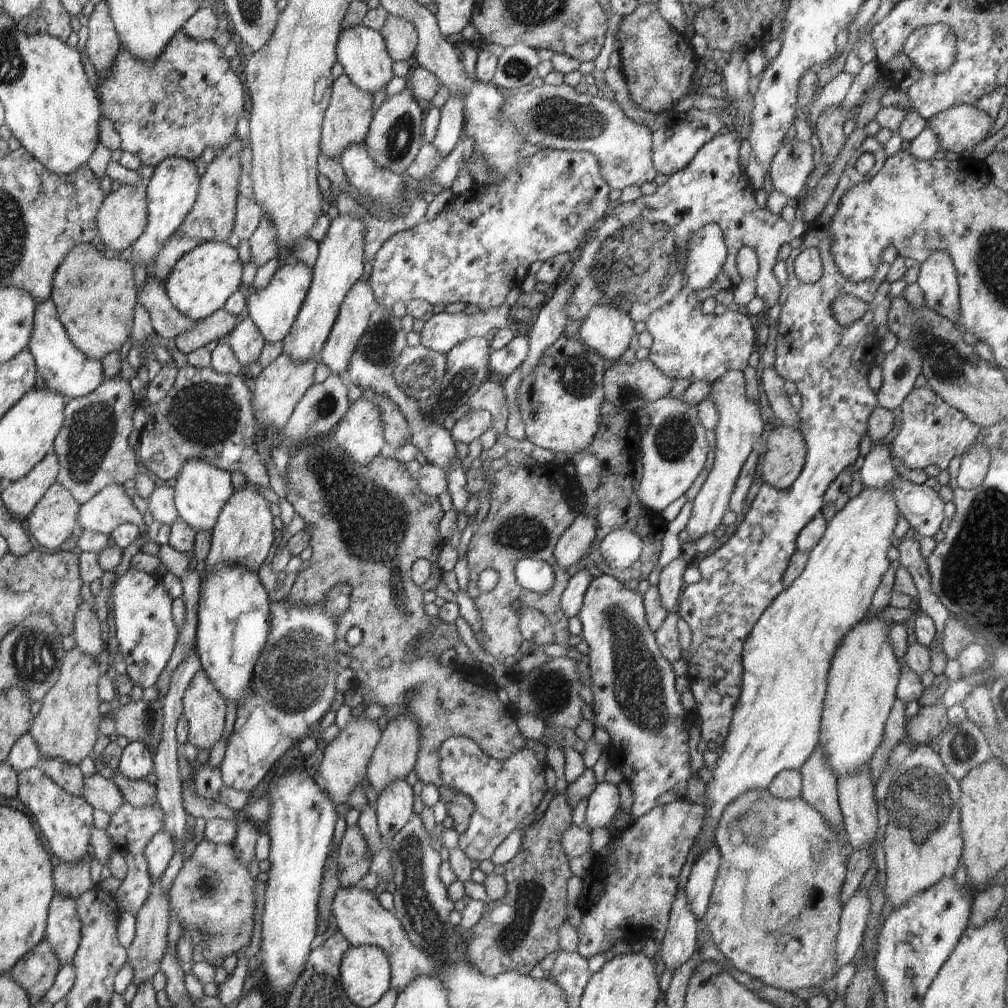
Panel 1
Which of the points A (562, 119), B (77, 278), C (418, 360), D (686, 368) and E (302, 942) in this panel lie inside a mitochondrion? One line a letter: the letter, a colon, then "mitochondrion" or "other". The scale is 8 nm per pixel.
A: mitochondrion
B: mitochondrion
C: mitochondrion
D: other
E: other

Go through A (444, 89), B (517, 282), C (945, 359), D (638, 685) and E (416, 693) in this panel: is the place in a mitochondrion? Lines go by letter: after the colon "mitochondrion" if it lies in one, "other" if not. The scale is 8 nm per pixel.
A: other
B: other
C: mitochondrion
D: mitochondrion
E: mitochondrion

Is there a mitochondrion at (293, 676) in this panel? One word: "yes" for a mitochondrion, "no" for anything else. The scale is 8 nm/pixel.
yes

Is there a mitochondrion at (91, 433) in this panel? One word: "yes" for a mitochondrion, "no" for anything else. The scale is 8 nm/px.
yes

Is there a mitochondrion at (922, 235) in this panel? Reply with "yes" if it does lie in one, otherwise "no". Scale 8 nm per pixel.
no

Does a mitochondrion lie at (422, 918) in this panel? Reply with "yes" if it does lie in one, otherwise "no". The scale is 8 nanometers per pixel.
yes

